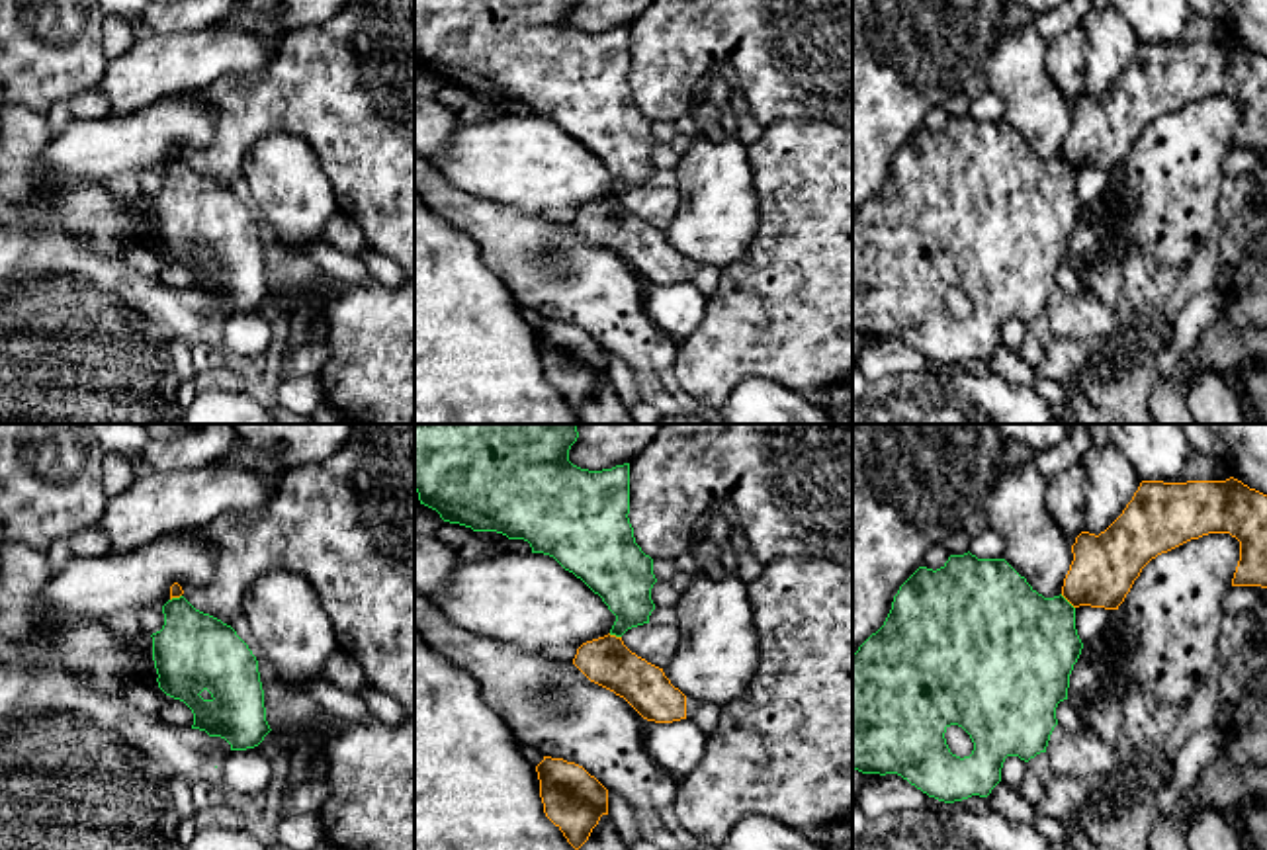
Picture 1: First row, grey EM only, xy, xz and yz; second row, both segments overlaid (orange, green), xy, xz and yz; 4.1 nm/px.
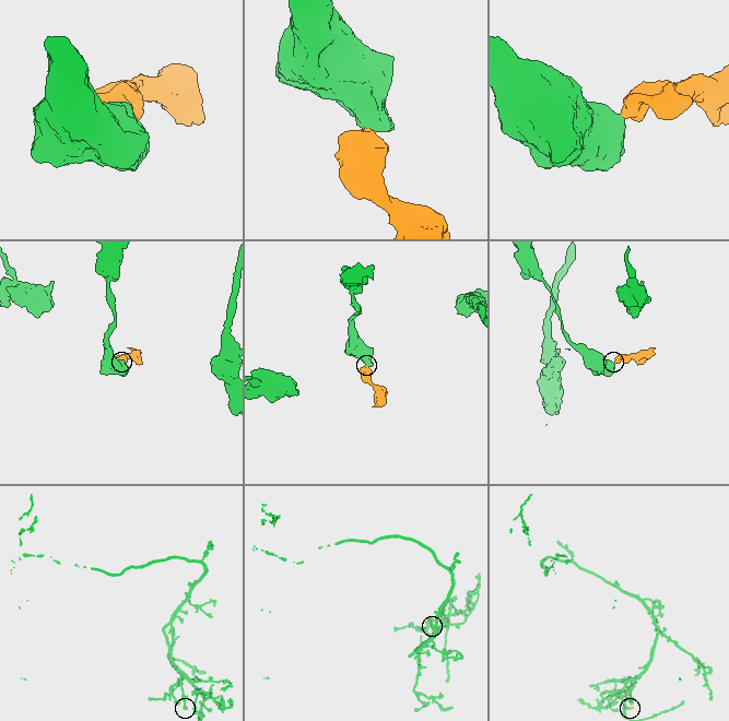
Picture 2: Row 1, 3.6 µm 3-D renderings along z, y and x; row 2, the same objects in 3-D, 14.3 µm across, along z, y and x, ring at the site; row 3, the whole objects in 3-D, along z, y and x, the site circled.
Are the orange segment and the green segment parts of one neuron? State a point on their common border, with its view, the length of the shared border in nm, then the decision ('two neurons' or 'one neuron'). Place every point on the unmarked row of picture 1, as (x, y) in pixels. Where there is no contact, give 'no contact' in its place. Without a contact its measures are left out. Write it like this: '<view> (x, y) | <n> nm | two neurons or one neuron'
yz (1068, 163) | 90 nm | two neurons

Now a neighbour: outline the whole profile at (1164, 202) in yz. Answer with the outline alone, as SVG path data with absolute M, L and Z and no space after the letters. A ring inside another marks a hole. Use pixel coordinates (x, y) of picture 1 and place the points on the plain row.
M1208 96L1142 131L1105 201L1081 211L1101 223L1105 258L1140 254L1152 270L1195 256L1216 221L1222 164L1238 123L1236 100Z

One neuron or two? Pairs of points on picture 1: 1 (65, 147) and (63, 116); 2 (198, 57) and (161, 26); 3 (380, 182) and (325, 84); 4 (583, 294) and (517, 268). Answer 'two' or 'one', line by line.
1: two
2: two
3: one
4: one

